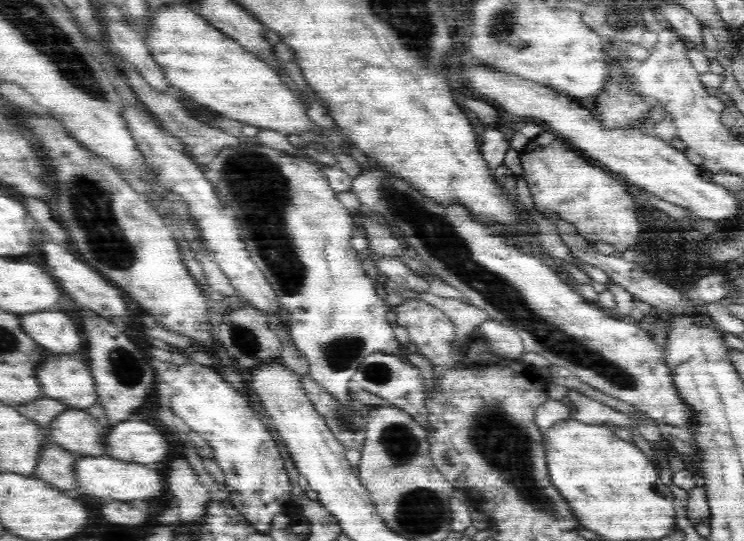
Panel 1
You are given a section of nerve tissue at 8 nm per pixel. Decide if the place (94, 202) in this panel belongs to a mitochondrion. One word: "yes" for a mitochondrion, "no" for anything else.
yes

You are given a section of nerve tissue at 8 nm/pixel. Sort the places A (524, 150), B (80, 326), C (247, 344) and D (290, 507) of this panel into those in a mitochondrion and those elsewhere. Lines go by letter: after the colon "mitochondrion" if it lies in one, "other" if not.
A: other
B: other
C: mitochondrion
D: other

